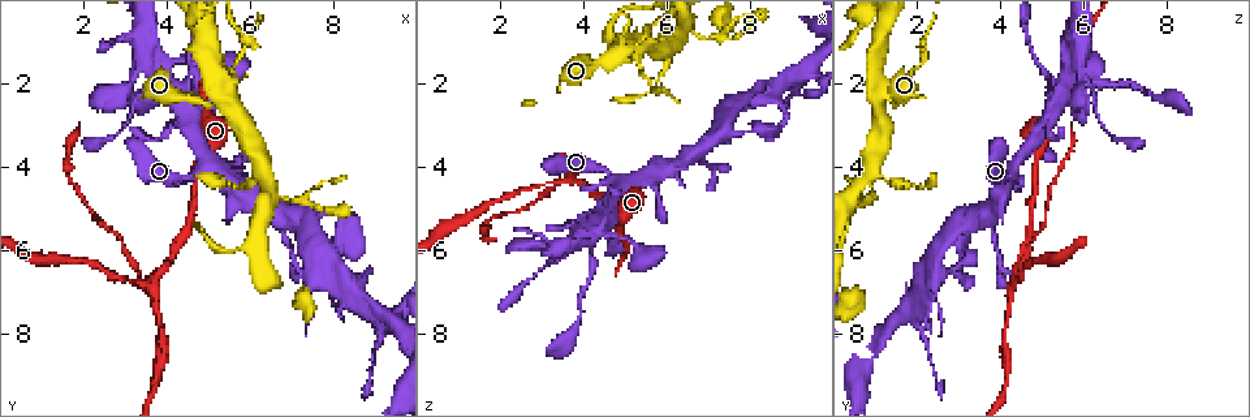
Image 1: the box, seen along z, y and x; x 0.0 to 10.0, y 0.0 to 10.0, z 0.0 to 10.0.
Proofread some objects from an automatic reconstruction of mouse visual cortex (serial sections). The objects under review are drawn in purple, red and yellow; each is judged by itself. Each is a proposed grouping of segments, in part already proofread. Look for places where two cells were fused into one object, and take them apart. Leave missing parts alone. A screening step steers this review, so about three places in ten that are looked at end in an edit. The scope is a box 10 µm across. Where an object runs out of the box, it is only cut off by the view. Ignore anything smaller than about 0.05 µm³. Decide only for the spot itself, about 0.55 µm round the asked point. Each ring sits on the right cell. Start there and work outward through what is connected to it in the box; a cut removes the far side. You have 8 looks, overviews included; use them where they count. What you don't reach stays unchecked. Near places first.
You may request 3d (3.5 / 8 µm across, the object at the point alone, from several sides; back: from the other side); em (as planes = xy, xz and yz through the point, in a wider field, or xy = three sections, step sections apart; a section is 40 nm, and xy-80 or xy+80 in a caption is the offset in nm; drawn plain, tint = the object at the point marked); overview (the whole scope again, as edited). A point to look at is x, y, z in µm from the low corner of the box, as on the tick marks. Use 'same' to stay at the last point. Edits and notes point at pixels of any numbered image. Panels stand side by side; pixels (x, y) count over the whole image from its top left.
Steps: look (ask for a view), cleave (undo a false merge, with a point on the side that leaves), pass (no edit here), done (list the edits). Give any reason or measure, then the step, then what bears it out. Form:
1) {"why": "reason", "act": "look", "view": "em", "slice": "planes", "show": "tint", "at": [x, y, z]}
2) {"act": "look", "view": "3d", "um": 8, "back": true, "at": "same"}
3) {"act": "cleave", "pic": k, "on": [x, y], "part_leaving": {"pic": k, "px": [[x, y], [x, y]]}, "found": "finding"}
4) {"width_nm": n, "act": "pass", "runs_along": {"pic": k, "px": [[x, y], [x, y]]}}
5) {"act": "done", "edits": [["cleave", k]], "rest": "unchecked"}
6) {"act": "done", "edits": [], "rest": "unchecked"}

{"why": "narrows sharply", "act": "look", "view": "3d", "um": 3.5, "back": true, "at": [7.00, 4.75, 0.95]}

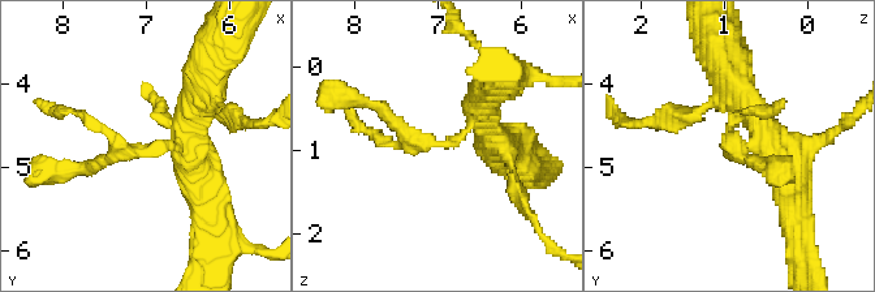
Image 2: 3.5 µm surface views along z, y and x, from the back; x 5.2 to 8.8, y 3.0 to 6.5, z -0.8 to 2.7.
{"why": "now the EM", "act": "look", "view": "em", "slice": "xy", "step": 2, "show": "tint", "at": [6.95, 4.80, 0.90]}

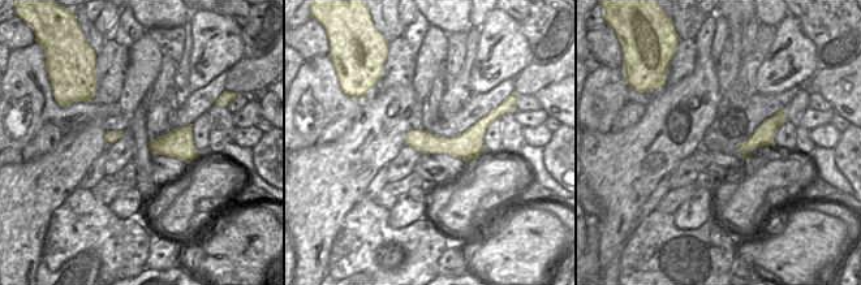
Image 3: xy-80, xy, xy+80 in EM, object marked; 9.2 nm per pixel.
{"act": "cleave", "pic": 2, "on": [423, 140], "found": "a second cell is stuck on"}

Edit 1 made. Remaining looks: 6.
{"act": "look", "view": "overview"}

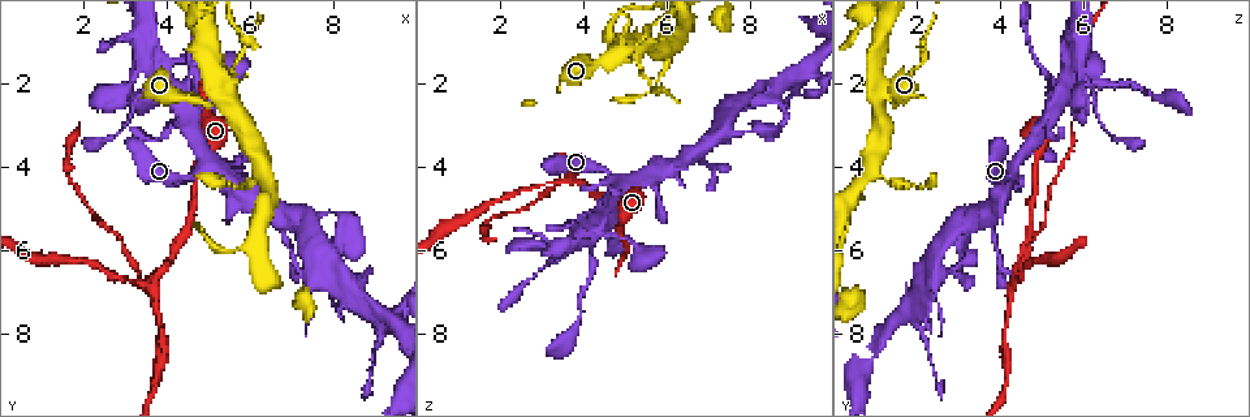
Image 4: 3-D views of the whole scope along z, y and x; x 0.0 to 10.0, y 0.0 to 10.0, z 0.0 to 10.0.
{"why": "calibre changes", "act": "look", "view": "3d", "um": 3.5, "at": [4.90, 4.05, 4.30]}

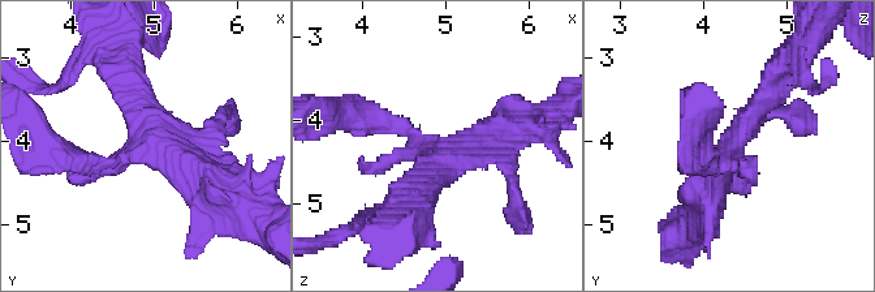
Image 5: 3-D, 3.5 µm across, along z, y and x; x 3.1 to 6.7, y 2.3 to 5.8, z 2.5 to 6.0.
{"act": "look", "view": "em", "slice": "xy", "step": 2, "show": "tint", "at": [4.90, 4.10, 4.35]}

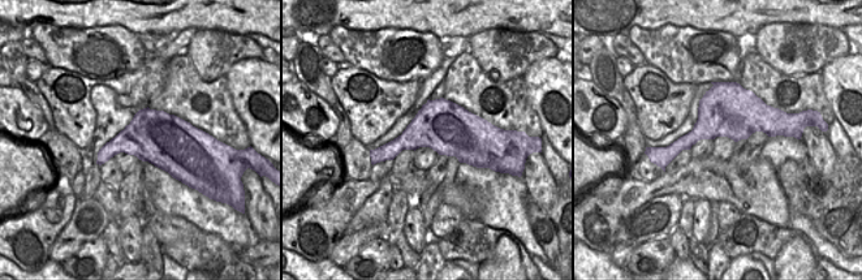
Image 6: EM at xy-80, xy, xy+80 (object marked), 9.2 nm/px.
{"width_nm": 480, "act": "pass", "runs_along": {"pic": 5, "px": [[67, 158], [163, 150], [219, 190]]}, "found": "one cell here"}

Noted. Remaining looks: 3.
{"why": "thin neck", "act": "look", "view": "3d", "um": 3.5, "at": [3.70, 6.70, 4.45]}

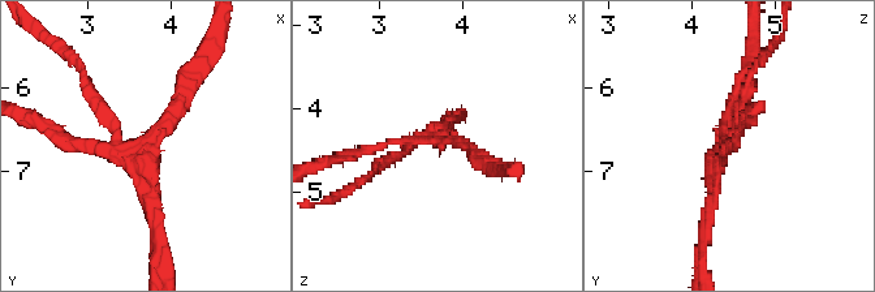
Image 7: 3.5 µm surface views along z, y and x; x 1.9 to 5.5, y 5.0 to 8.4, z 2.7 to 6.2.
{"arms": 4, "arm_widths_nm": [150, 150, 150, 150], "act": "look", "view": "em", "slice": "xy", "step": 2, "show": "plain", "at": [3.70, 6.75, 4.35]}

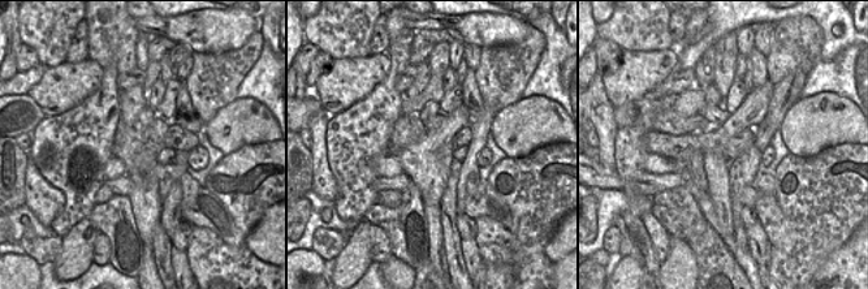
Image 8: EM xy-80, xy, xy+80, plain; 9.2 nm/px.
{"why": "with the object marked", "act": "look", "view": "em", "slice": "xy", "step": 2, "show": "tint", "at": "same"}

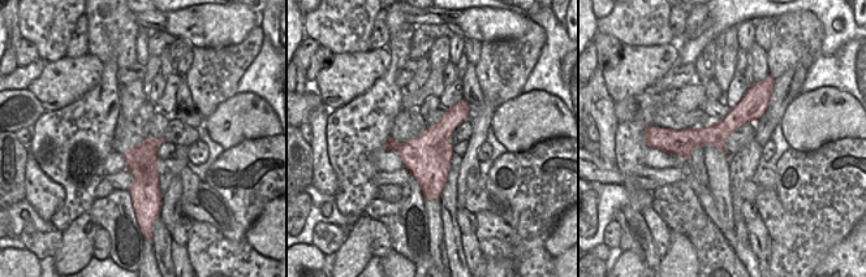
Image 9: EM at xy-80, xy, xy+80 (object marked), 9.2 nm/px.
{"act": "cleave", "pic": 7, "on": [95, 98], "found": "a second cell is stuck on"}

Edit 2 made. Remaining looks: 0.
{"act": "done", "edits": [["cleave", 2], ["cleave", 7]], "rest": "unchecked"}

